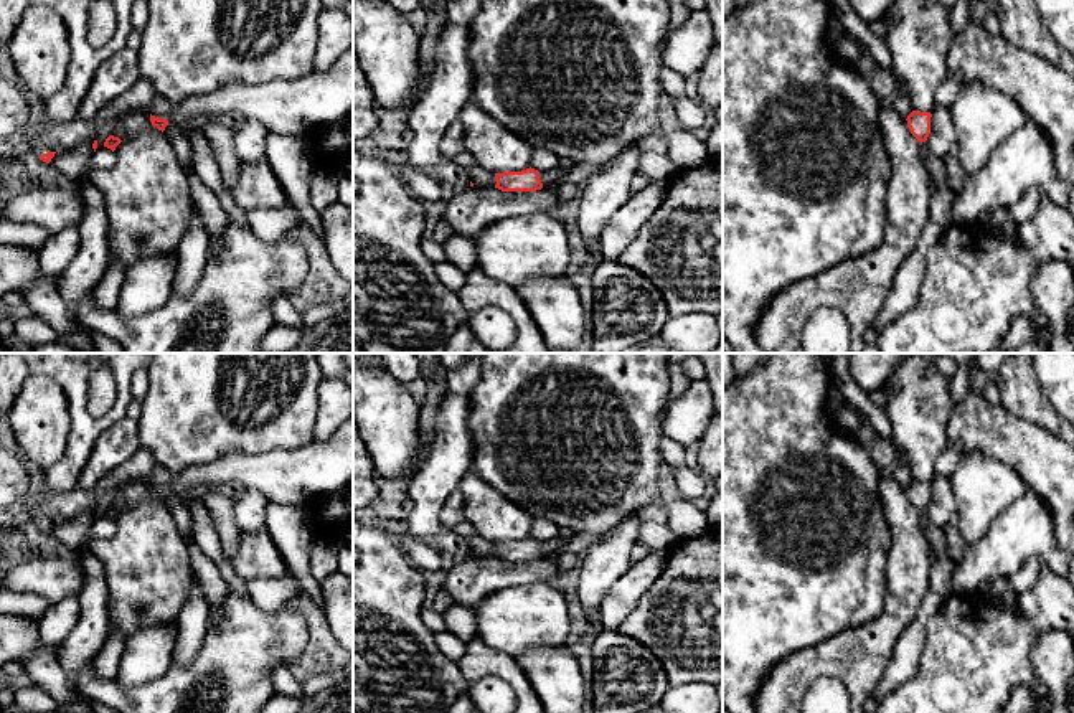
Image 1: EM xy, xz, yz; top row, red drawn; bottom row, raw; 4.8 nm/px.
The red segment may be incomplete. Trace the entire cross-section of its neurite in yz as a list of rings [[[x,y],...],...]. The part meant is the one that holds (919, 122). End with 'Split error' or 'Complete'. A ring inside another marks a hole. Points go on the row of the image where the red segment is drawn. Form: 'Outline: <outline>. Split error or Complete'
Outline: [[[912,111],[907,116],[907,127],[911,134],[922,144],[930,134],[930,112]]]. Complete

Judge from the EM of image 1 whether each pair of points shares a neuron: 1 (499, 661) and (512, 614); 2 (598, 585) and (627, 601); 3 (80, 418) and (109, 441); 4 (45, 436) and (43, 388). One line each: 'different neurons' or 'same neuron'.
1: different neurons
2: different neurons
3: different neurons
4: same neuron

